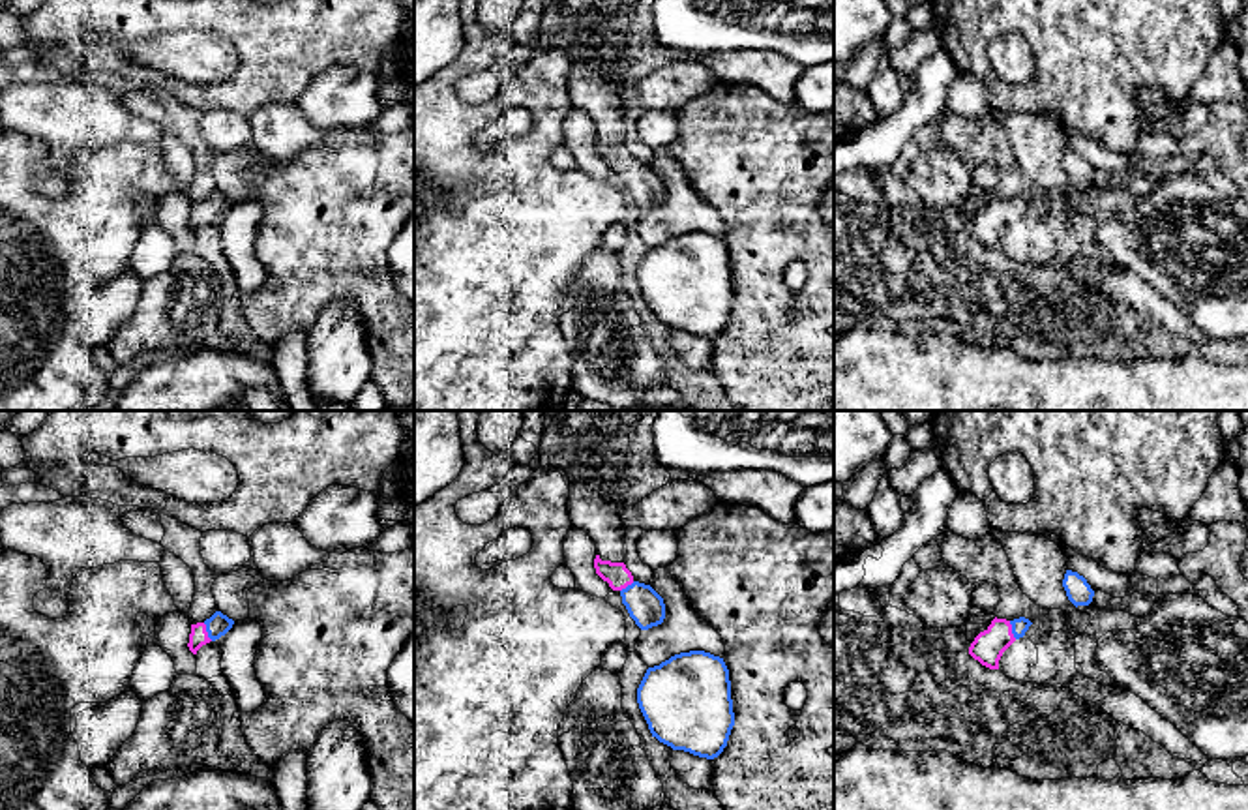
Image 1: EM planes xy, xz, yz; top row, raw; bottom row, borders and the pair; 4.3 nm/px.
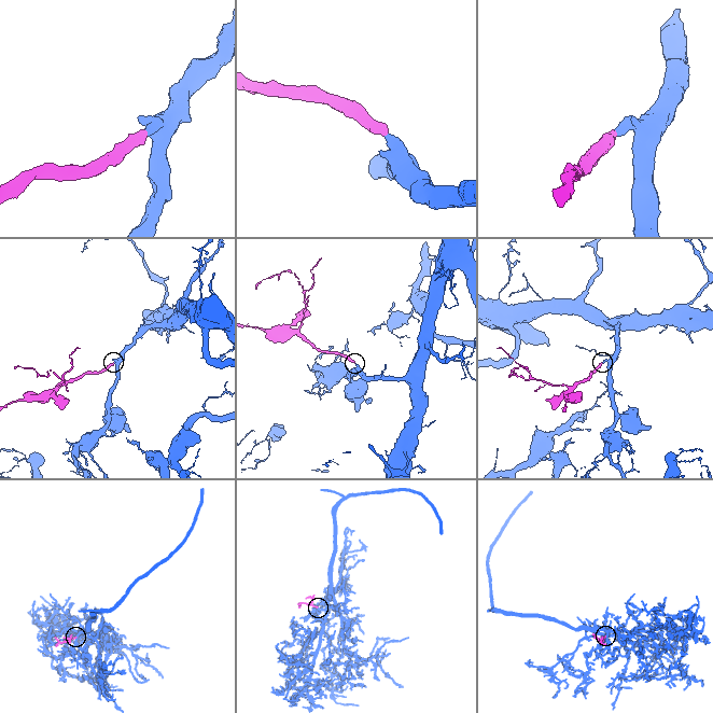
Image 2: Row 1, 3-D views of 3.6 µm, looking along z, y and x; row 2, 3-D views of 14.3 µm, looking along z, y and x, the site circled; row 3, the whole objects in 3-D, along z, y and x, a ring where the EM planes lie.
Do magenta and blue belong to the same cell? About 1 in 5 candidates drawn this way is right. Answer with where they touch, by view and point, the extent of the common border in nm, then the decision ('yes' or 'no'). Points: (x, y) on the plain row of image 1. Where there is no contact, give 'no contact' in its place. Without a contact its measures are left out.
xy (207, 212) | 90 nm | yes

